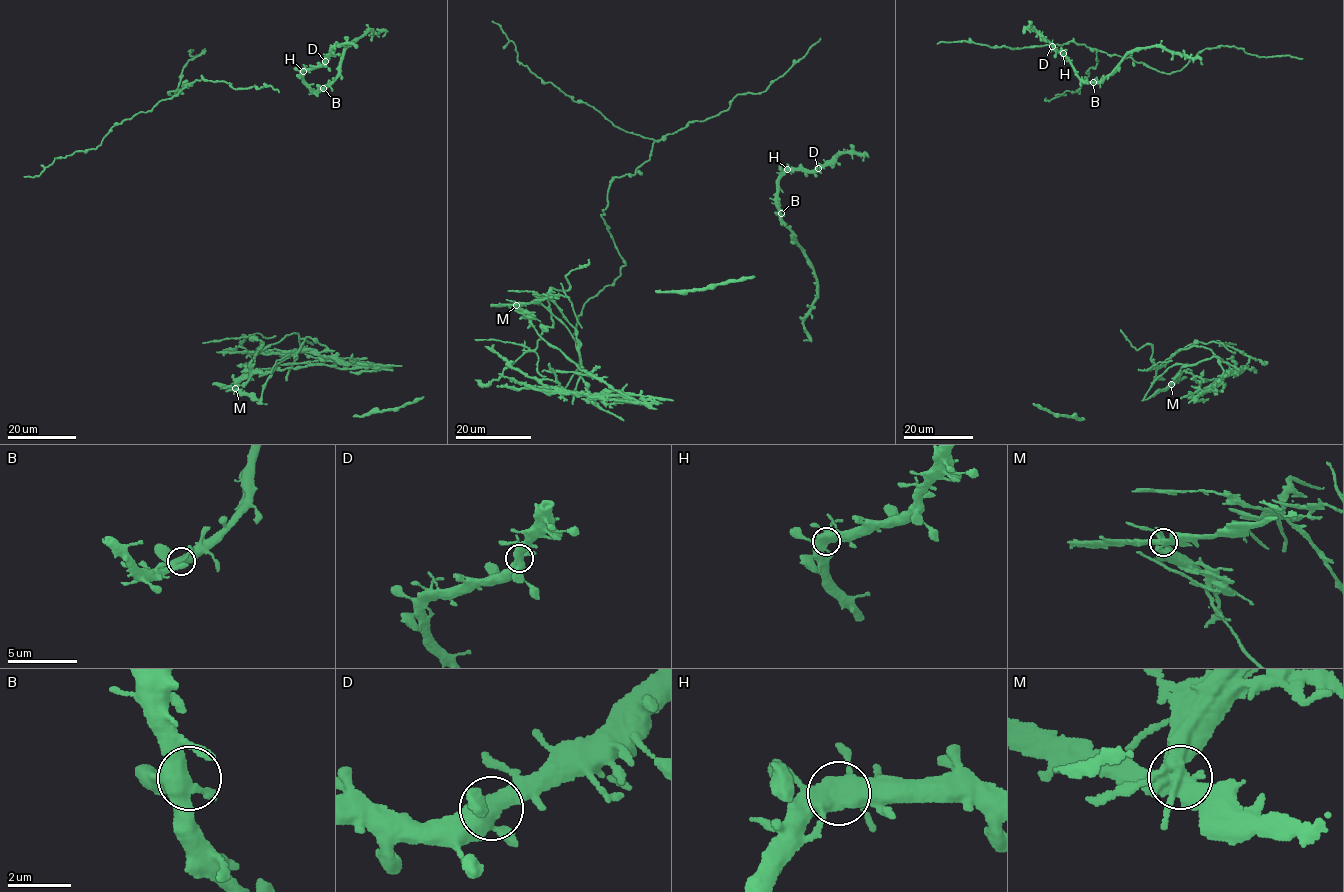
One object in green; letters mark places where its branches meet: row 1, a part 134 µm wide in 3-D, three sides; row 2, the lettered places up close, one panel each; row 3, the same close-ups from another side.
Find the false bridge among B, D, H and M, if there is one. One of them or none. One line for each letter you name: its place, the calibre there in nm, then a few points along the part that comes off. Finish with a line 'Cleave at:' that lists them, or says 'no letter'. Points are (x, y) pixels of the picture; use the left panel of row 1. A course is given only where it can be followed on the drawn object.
M: Place: (235, 388). Thickness 420 nm. Course of the part to remove: (235, 389), (247, 370), (355, 366), (292, 333), (256, 354), (252, 370), (260, 340)
Cleave at: M

